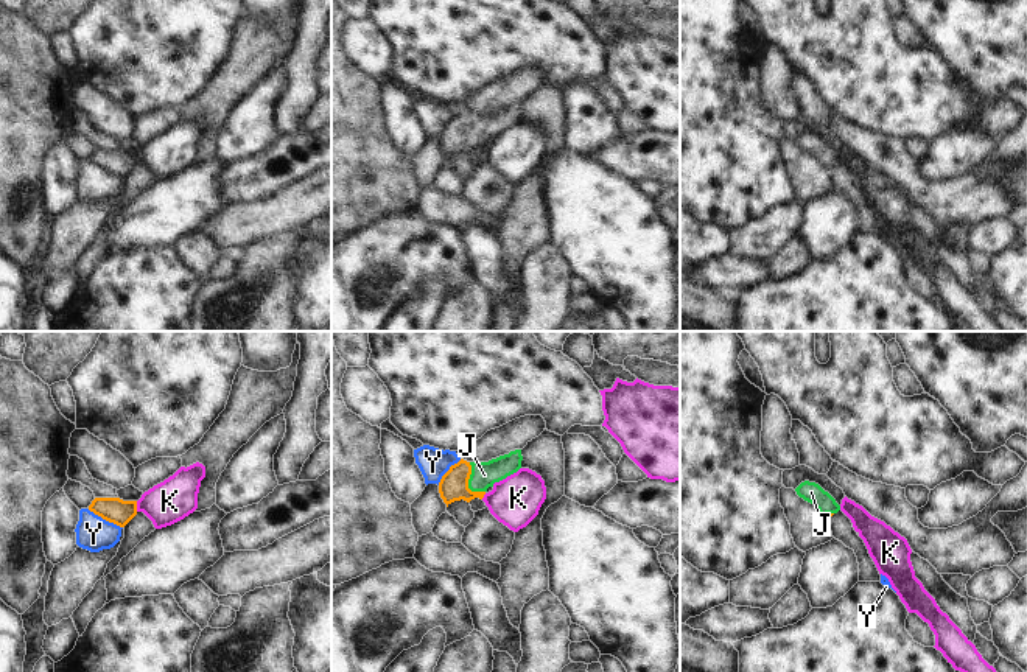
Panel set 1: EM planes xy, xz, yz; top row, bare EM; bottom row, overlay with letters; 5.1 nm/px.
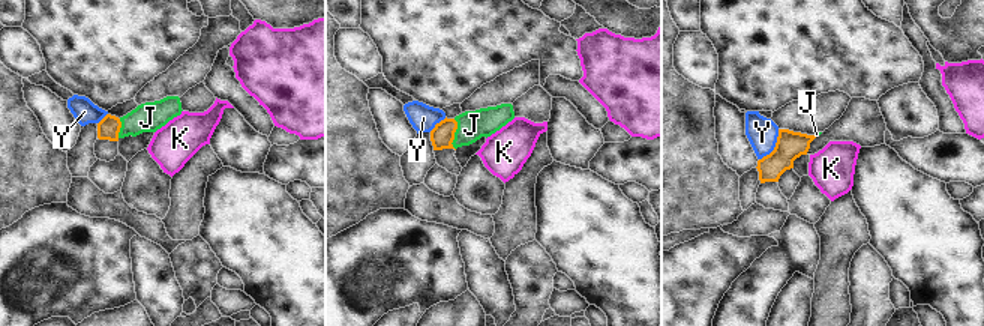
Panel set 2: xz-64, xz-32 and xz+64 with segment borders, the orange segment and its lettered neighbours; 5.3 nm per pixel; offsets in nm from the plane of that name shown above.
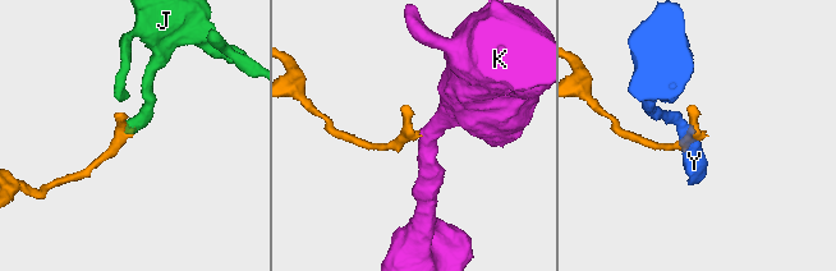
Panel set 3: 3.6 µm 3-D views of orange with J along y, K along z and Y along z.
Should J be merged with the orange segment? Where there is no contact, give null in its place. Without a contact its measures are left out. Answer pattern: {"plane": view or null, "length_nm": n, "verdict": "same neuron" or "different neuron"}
{"plane": "xz", "length_nm": 180, "verdict": "same neuron"}

